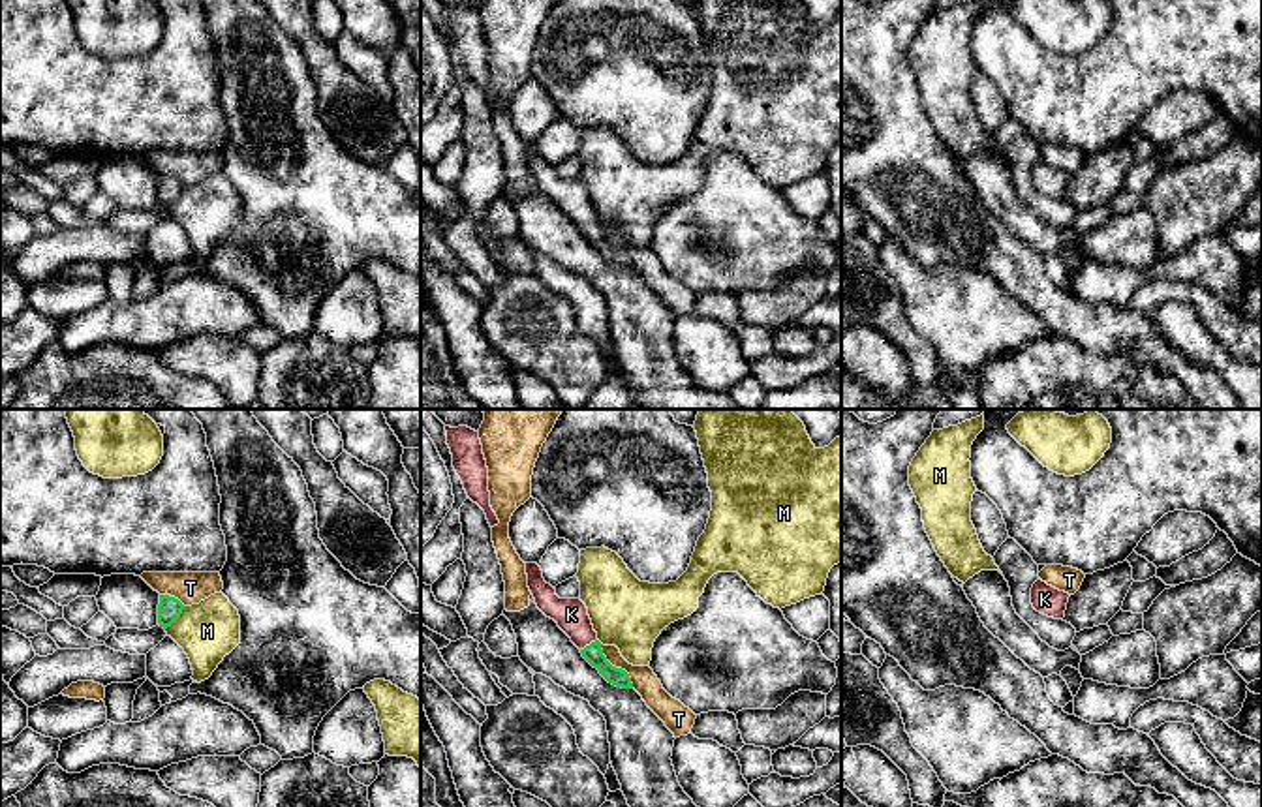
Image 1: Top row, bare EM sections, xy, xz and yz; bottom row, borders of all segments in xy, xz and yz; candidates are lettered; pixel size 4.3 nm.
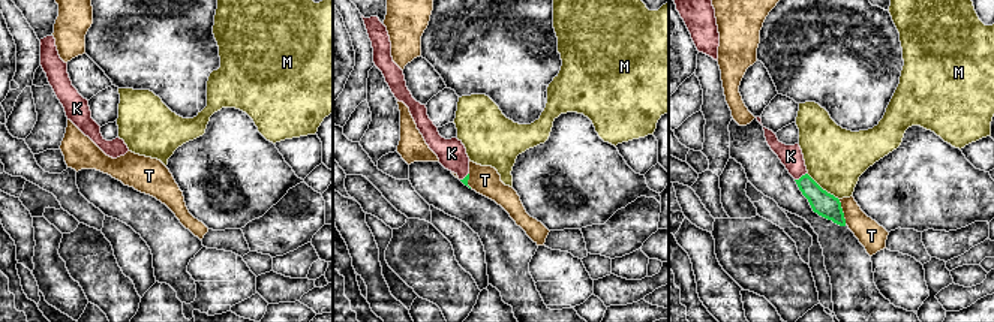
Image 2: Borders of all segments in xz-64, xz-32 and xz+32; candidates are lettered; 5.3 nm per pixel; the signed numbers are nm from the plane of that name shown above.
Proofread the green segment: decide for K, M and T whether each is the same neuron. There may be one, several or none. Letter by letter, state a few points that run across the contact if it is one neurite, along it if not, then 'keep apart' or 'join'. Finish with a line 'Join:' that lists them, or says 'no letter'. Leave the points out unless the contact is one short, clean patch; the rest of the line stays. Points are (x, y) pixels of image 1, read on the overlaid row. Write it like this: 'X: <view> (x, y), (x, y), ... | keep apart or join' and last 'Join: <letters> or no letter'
K: xz (592, 654), (590, 644), (571, 614) | join
M: xy (184, 607), (166, 629) | keep apart
T: keep apart
Join: K

